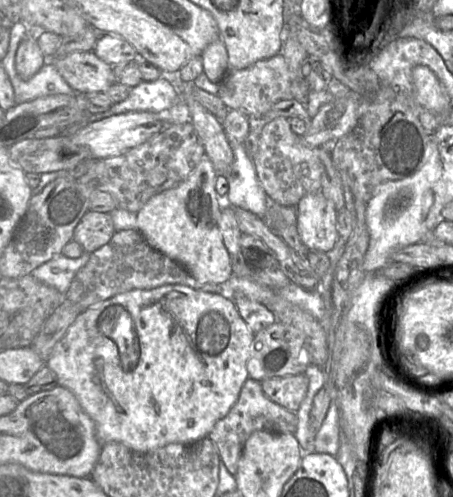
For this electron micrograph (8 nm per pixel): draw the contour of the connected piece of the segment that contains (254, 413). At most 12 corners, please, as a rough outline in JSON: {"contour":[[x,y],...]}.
{"contour":[[248,378],[208,434],[235,475],[256,431],[295,433],[296,412]]}

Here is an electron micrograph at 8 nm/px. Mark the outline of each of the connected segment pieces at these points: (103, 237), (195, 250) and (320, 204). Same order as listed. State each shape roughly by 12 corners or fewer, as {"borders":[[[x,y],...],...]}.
{"borders":[[[87,211],[73,240],[93,252],[115,233],[110,213]],[[204,154],[136,213],[151,247],[199,282],[232,276],[230,206]],[[318,191],[296,205],[302,243],[330,252],[339,240],[334,204]]]}

